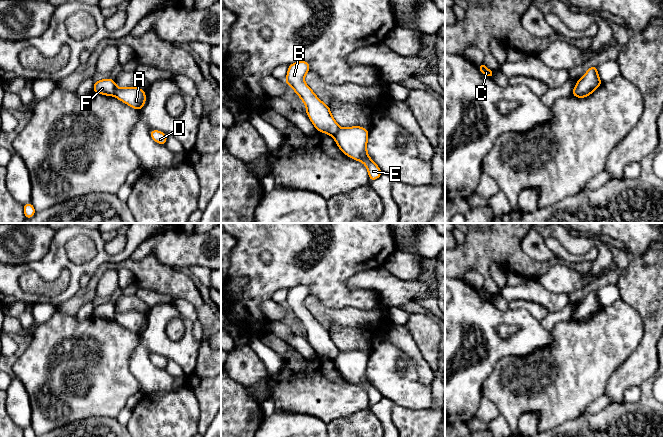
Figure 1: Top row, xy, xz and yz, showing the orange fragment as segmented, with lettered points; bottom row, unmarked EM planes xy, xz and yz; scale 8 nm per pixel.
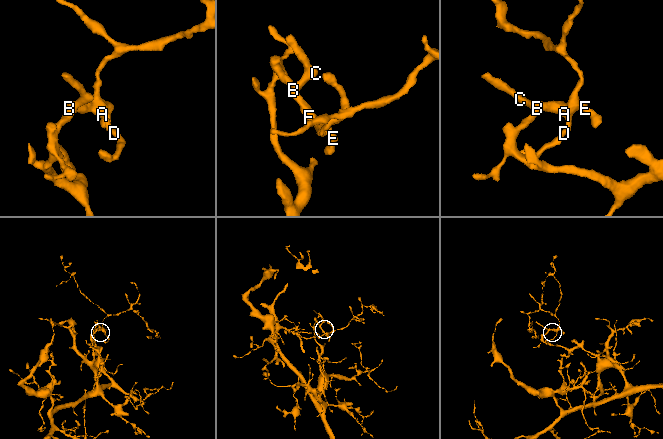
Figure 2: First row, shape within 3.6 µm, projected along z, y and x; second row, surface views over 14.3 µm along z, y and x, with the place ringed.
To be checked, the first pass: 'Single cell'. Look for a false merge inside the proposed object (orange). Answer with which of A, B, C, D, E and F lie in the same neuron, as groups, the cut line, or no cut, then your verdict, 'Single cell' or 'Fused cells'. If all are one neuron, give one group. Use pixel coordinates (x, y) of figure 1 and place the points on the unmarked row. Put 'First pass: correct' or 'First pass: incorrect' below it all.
Groups: A D E / B C F. Split along xy (116, 310), (113, 319). Fused cells
First pass: incorrect

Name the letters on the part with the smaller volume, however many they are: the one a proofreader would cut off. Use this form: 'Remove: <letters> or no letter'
Remove: A, D, E

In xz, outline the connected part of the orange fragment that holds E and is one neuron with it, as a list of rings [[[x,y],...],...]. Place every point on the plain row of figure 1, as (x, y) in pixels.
[[[361,350],[339,352],[333,360],[339,373],[351,383],[365,388],[370,406],[378,403],[383,396],[367,377],[369,354]]]

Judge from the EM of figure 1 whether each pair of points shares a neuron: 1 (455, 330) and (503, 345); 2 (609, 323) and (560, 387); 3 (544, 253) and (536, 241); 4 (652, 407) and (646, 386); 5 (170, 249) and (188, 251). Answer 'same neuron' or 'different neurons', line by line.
1: same neuron
2: same neuron
3: same neuron
4: same neuron
5: same neuron

